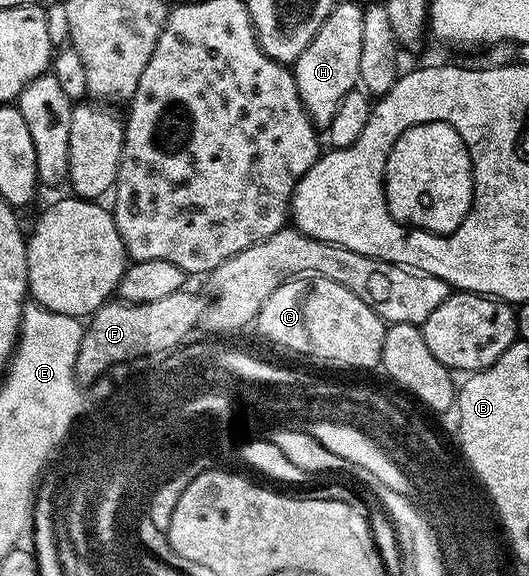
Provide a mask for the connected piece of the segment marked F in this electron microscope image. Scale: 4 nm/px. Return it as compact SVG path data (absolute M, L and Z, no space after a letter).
M189 290L167 294L167 298L159 298L159 302L113 303L102 304L88 317L78 350L81 360L85 360L85 356L105 356L105 364L114 368L115 365L124 364L134 358L164 354L190 339L189 331L196 326L197 319L201 316L201 300L192 296Z

